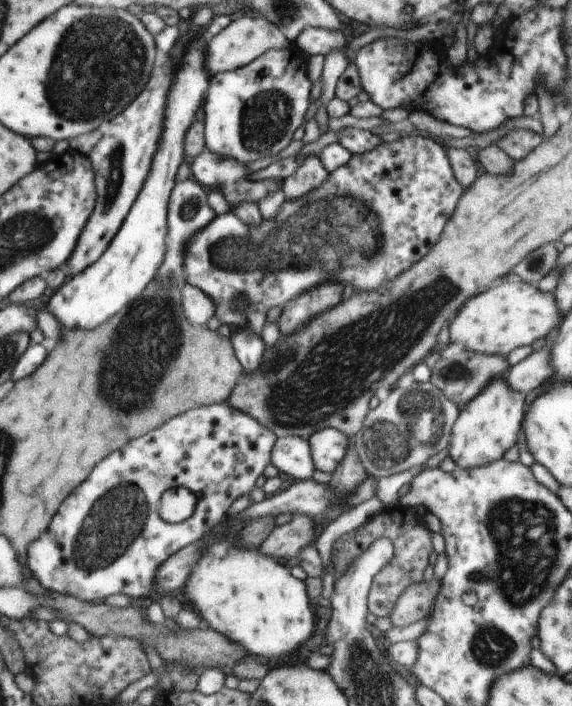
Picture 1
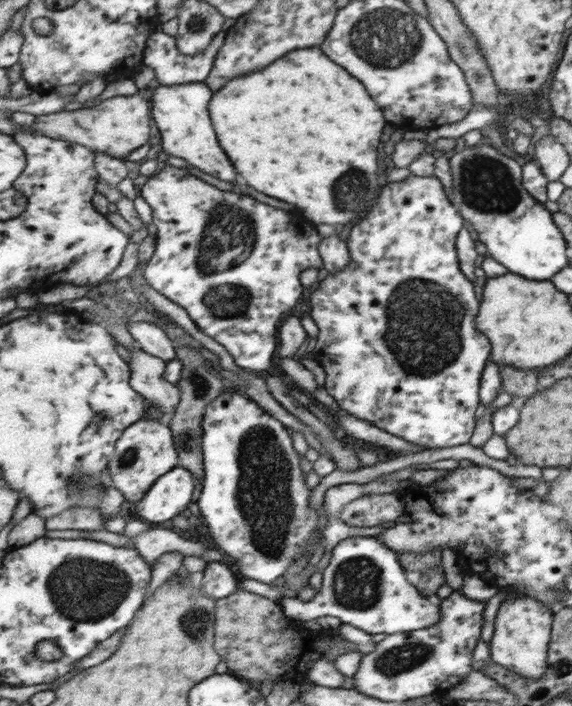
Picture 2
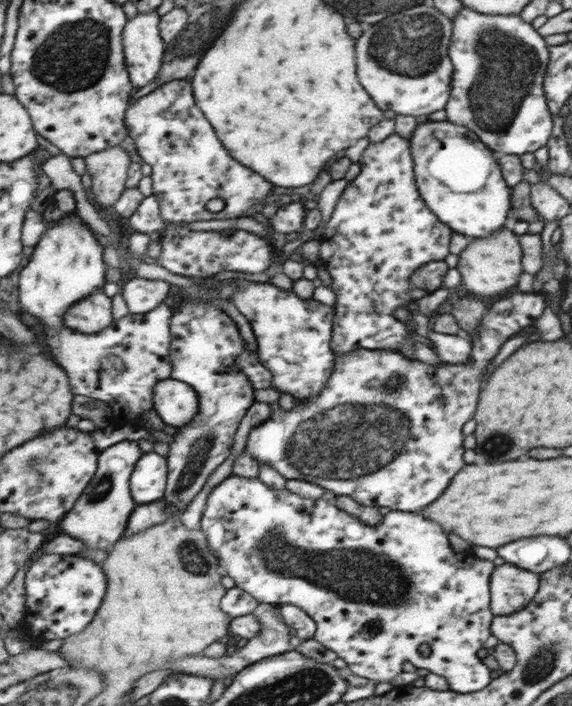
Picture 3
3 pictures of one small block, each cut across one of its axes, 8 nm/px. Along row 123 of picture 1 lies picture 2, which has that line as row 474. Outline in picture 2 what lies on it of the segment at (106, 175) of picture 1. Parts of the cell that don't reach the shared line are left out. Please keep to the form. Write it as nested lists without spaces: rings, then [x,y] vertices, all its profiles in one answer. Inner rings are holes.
[[[143,418],[125,430],[111,459],[109,478],[127,501],[137,503],[165,474],[180,466],[180,451],[170,425]]]

